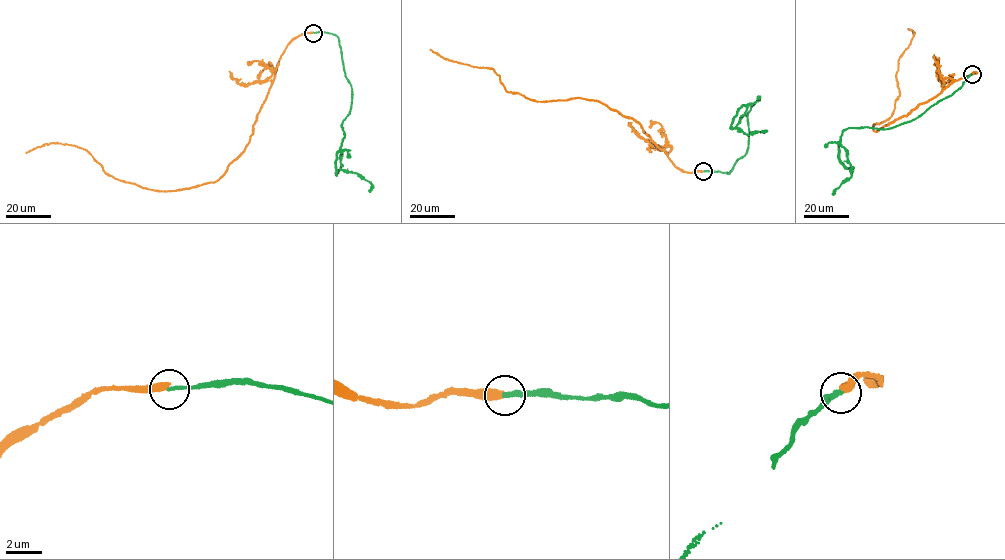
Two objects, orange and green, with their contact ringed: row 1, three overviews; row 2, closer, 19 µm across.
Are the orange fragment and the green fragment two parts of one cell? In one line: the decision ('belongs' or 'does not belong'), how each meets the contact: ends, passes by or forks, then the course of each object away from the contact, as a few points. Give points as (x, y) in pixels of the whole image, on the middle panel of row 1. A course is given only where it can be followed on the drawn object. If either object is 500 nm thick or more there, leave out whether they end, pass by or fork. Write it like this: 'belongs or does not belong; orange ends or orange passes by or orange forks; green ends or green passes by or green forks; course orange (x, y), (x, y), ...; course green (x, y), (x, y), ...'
does not belong; orange ends; green ends; course orange (703, 171), (675, 166), (640, 123), (599, 101), (530, 100), (506, 92), (492, 68), (453, 61), (430, 49); course green (703, 171), (728, 173), (745, 154), (747, 114), (754, 103), (750, 103), (736, 126), (750, 134), (762, 131)

